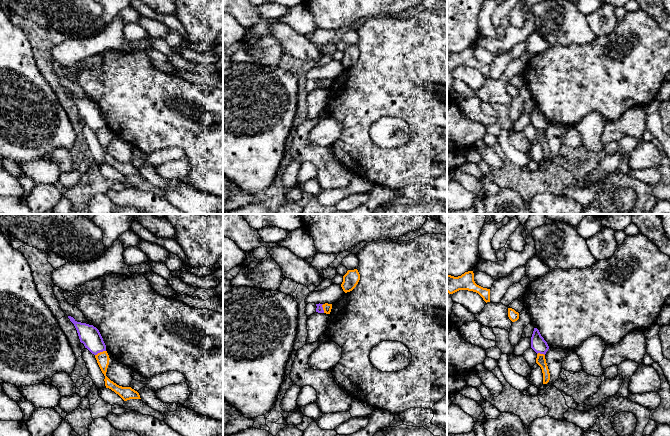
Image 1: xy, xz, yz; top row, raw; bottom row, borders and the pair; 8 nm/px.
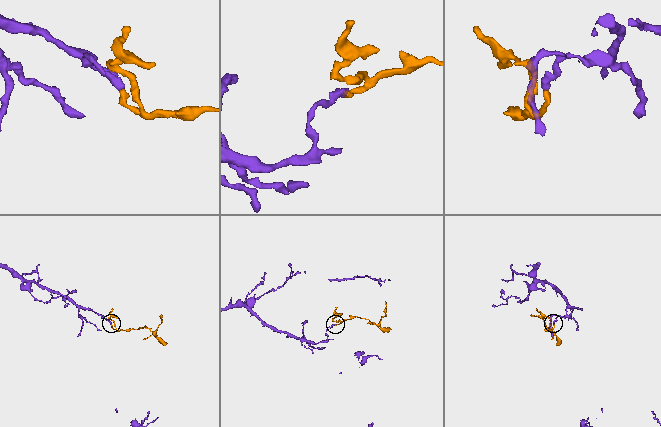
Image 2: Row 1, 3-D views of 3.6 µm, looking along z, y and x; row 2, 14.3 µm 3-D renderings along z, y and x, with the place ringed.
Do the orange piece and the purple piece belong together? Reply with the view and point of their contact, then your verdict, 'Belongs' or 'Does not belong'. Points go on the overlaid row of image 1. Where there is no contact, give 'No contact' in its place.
Touches orange at xy (100, 352). Does not belong

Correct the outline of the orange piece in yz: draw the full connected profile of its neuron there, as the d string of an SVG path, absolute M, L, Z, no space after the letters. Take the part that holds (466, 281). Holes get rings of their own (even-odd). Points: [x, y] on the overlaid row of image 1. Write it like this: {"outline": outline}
{"outline": "M473 271L454 277L447 274L447 292L453 294L459 290L468 290L478 293L487 303L490 302L490 289L477 285L474 281Z"}

